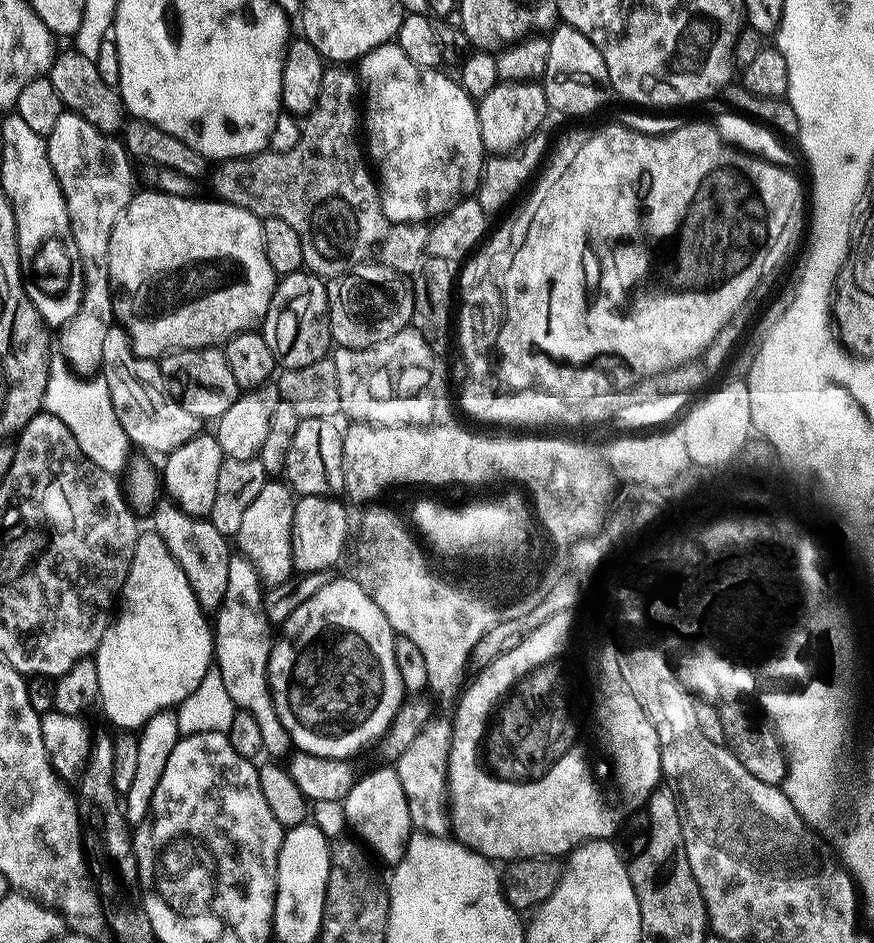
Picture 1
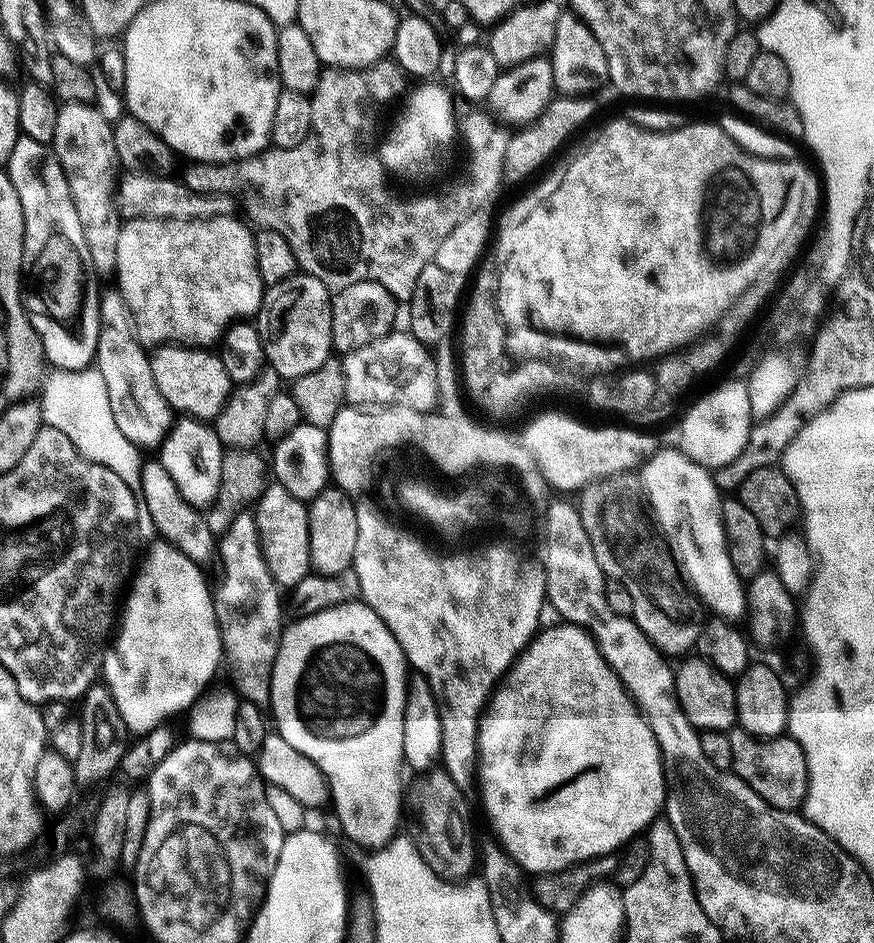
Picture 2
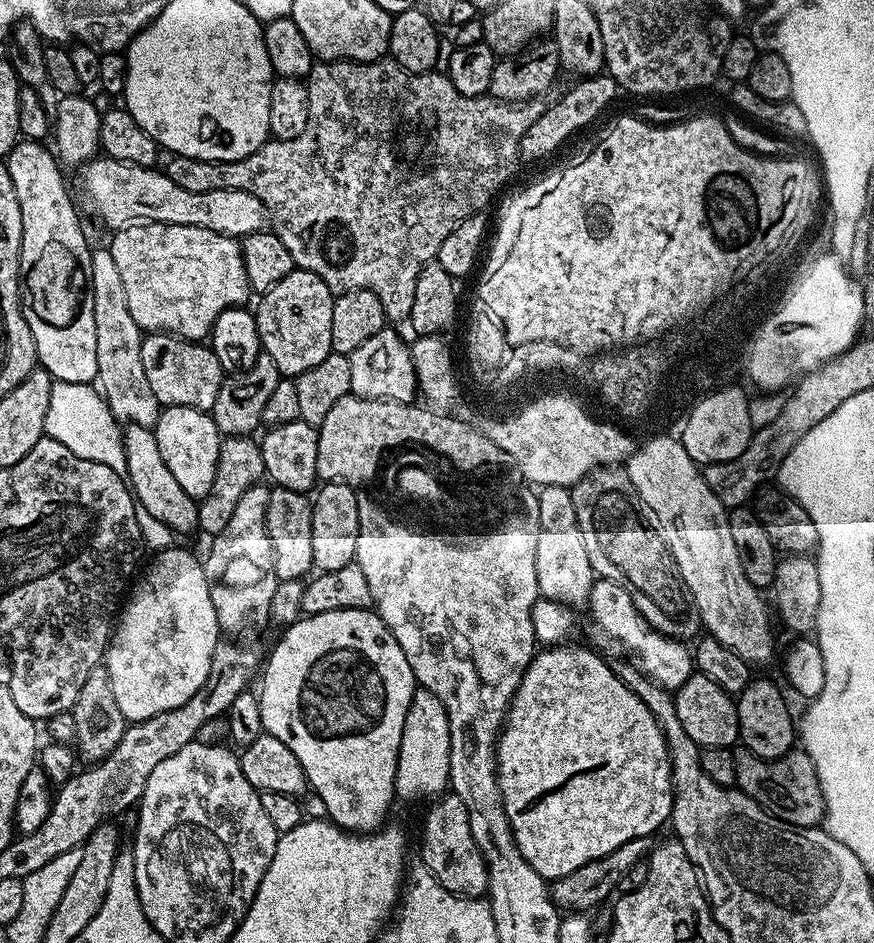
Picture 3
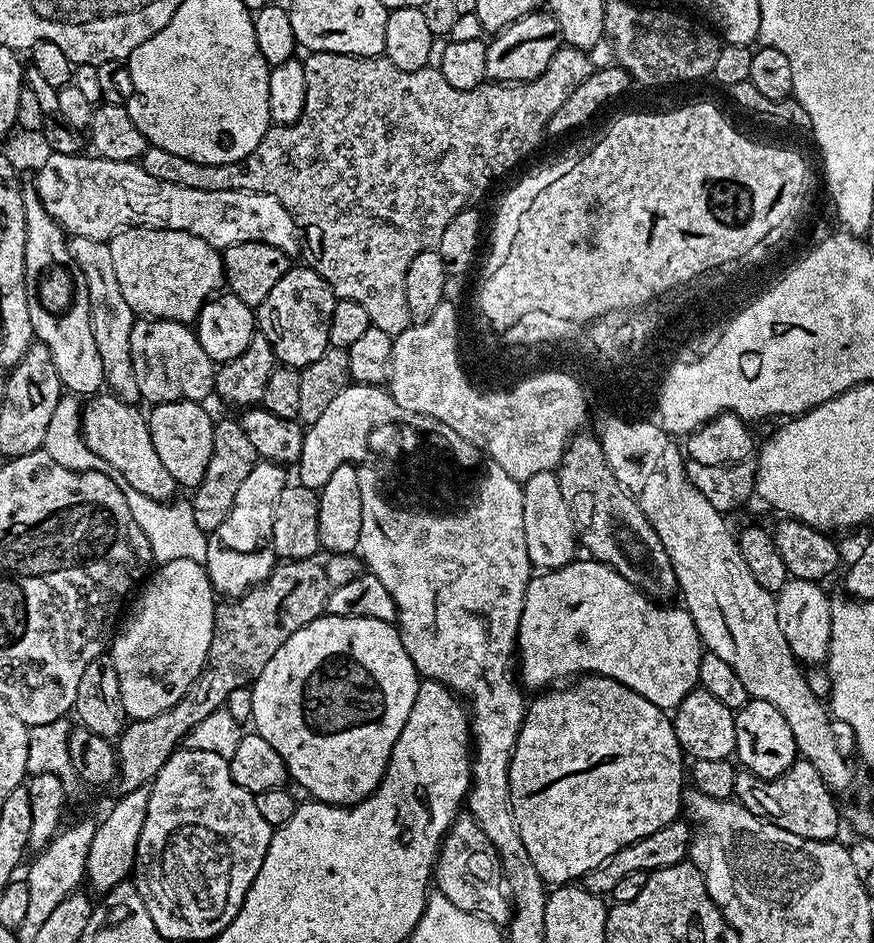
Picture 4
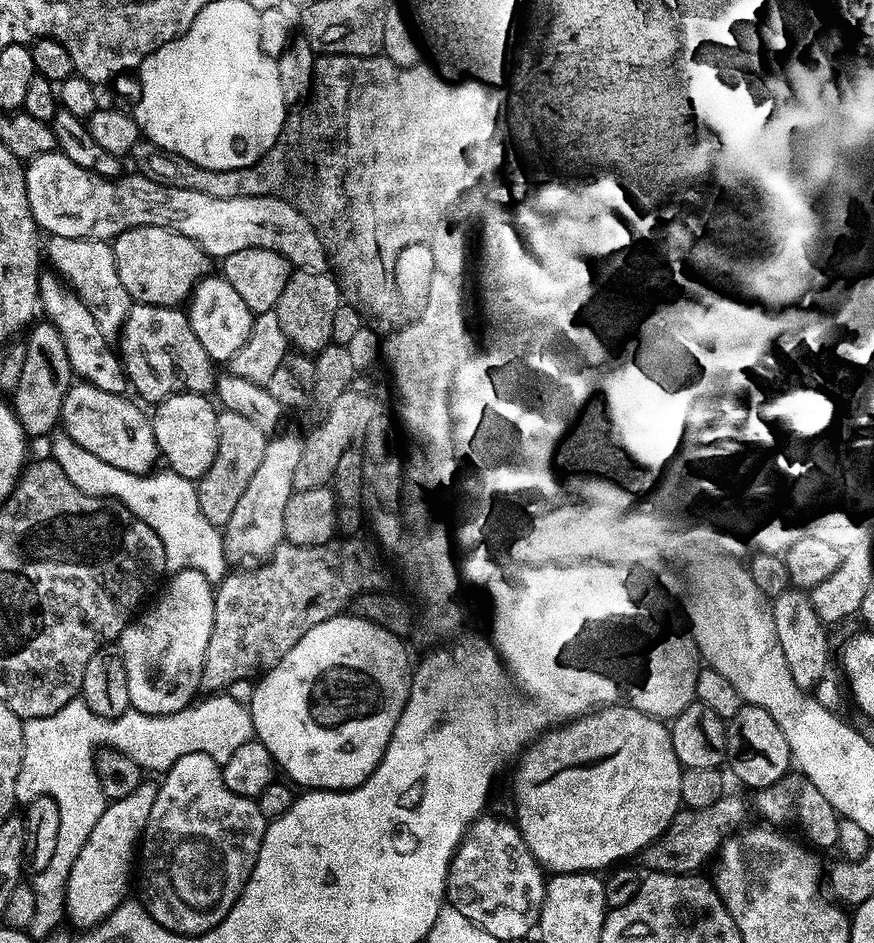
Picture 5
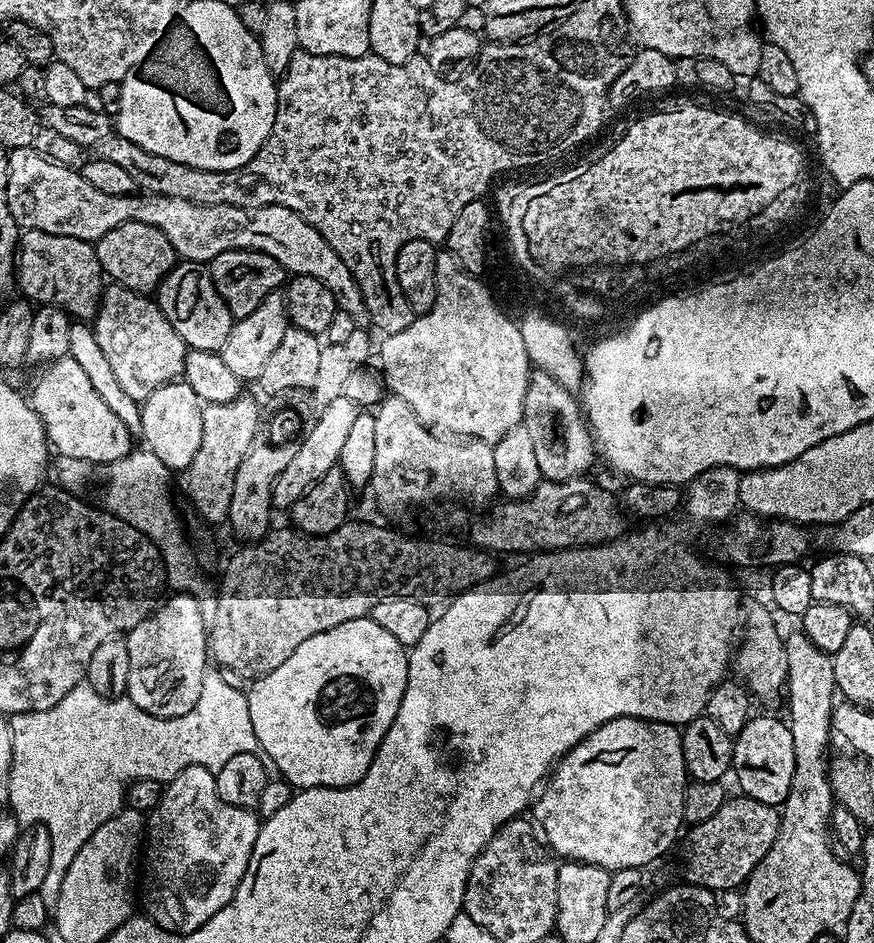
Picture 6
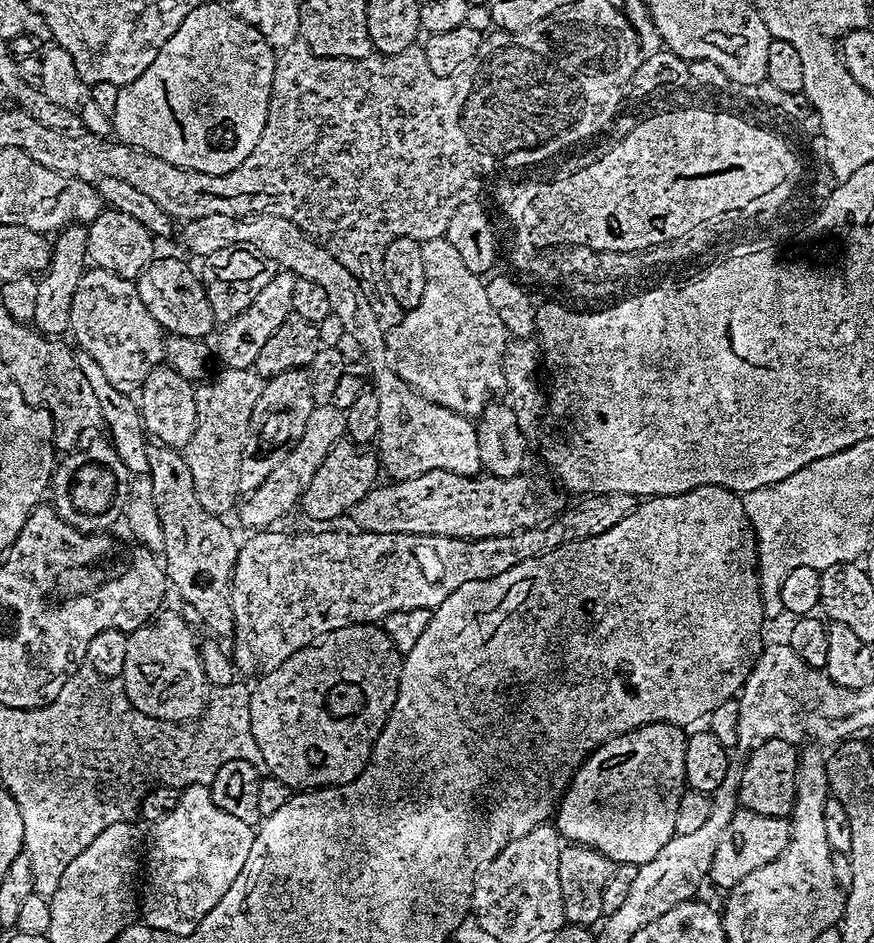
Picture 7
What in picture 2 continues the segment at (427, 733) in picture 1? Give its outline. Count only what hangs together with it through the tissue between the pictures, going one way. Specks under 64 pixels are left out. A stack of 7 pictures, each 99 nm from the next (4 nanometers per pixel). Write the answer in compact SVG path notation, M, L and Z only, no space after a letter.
M442 766L433 767L423 774L425 776L418 777L408 792L408 808L412 811L413 822L416 823L416 849L436 874L445 880L463 881L477 867L478 850L472 847L472 832L468 829L468 808L460 797L463 796L462 789Z

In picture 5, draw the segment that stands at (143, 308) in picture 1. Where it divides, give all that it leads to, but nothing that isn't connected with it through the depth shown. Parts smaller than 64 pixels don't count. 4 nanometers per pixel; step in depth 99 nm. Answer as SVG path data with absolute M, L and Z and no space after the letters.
M162 226L131 228L114 237L111 246L118 278L138 304L163 308L183 305L196 283L209 271L209 257L192 240Z

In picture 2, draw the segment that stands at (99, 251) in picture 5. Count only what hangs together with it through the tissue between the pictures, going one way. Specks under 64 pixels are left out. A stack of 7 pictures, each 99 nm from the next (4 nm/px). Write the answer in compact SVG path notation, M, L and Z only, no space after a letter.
M118 290L111 291L105 291L100 298L100 333L94 367L102 374L102 382L106 382L106 394L110 394L110 410L114 413L114 422L118 422L118 430L137 448L155 449L172 431L174 410L154 382L152 361L145 345L136 338L132 315L124 299Z

